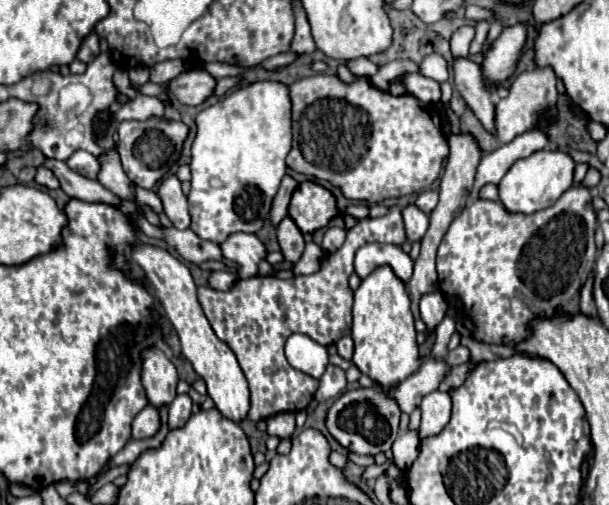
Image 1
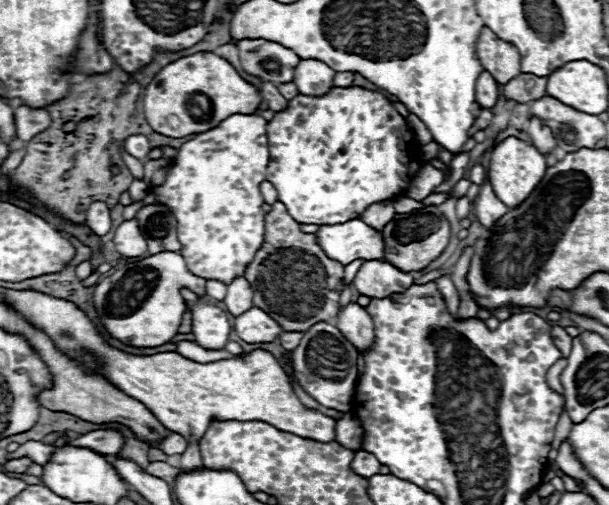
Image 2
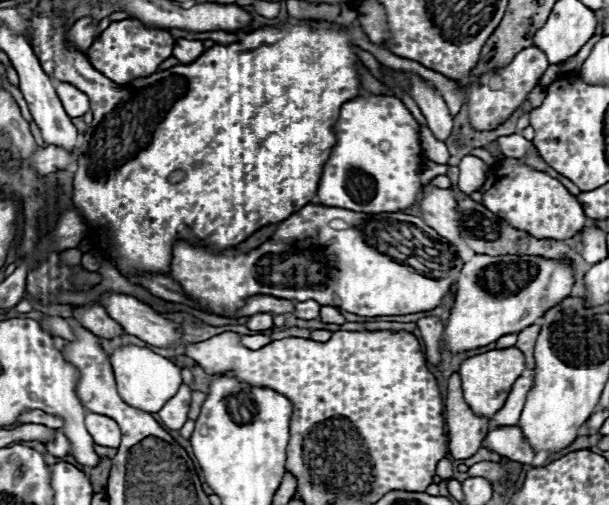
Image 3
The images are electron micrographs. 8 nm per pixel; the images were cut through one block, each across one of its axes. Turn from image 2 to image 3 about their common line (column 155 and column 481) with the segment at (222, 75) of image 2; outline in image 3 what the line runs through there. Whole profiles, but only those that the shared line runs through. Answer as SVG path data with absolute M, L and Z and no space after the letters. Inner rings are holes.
M532 46L532 48L516 54L516 58L506 68L492 70L492 74L480 76L470 88L466 88L470 124L476 130L494 130L496 126L500 126L528 98L528 94L536 88L538 78L544 74L544 70L548 66L550 64L548 64L546 54L540 48Z

